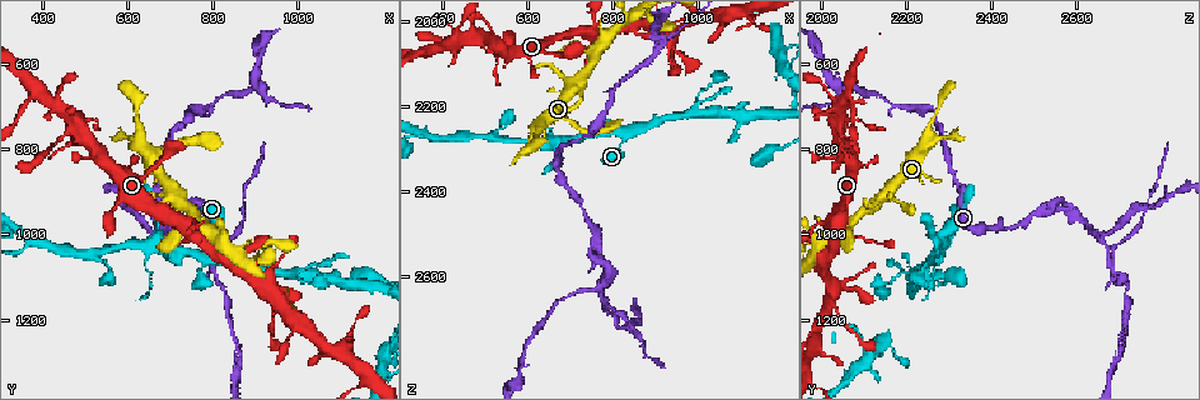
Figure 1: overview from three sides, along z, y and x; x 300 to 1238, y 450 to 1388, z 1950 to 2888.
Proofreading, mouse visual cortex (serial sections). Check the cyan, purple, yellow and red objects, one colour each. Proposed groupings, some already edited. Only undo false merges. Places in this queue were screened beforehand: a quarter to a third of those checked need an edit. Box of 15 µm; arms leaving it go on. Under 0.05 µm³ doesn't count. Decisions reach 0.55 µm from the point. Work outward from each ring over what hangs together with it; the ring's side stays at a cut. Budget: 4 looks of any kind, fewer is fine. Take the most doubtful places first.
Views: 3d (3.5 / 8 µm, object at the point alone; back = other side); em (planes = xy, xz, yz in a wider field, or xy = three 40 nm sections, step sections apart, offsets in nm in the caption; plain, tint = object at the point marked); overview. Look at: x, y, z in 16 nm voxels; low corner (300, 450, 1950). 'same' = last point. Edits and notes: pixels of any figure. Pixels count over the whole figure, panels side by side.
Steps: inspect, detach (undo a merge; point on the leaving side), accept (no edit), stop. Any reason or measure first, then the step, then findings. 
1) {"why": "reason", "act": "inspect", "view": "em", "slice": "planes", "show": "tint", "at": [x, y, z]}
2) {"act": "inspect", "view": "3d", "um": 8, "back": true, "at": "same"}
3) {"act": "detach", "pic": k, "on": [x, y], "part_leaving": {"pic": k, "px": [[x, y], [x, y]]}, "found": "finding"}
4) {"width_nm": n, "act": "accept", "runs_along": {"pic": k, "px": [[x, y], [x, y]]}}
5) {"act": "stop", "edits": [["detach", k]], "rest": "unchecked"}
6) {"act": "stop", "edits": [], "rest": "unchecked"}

{"why": "a narrow waist", "act": "inspect", "view": "3d", "um": 3.5, "at": [720, 995, 2430]}

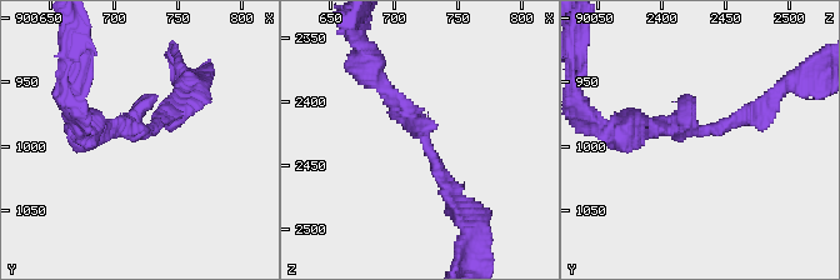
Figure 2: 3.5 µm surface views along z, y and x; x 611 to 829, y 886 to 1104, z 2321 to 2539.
{"act": "inspect", "view": "em", "slice": "xy", "step": 2, "show": "tint", "at": [726, 986, 2436]}

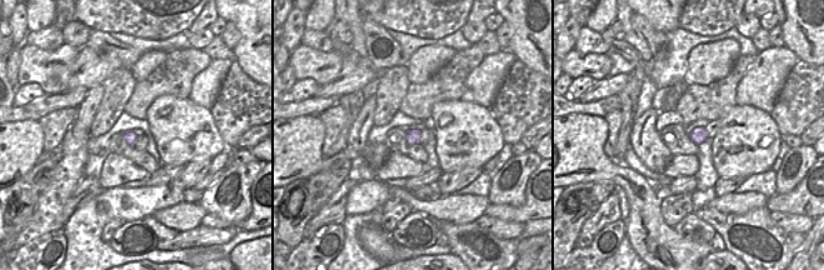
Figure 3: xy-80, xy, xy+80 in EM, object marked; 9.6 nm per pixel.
{"act": "accept", "found": "all the same cell"}

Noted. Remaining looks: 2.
{"act": "inspect", "view": "3d", "um": 3.5, "back": true, "at": [445, 775, 2045]}

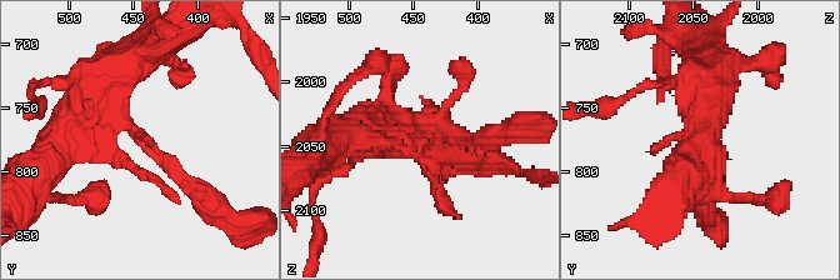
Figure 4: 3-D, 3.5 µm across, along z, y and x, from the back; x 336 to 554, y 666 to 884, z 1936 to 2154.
{"why": "now the EM", "act": "inspect", "view": "em", "slice": "planes", "show": "tint", "at": [442, 774, 2046]}

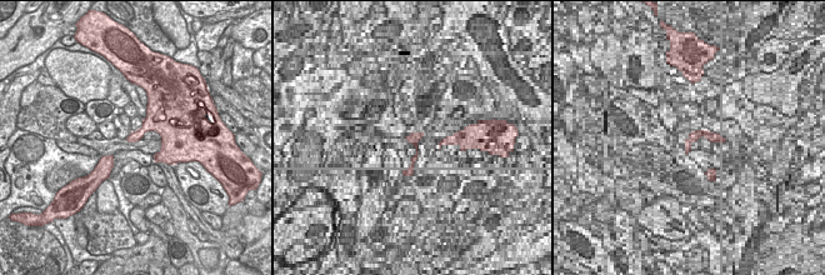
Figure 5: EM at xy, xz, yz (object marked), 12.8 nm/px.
{"act": "accept", "runs_along": {"pic": 4, "px": [[74, 114], [131, 125], [204, 198]]}, "found": "all the same cell"}

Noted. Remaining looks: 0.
{"act": "stop", "edits": [], "rest": "unchecked"}

